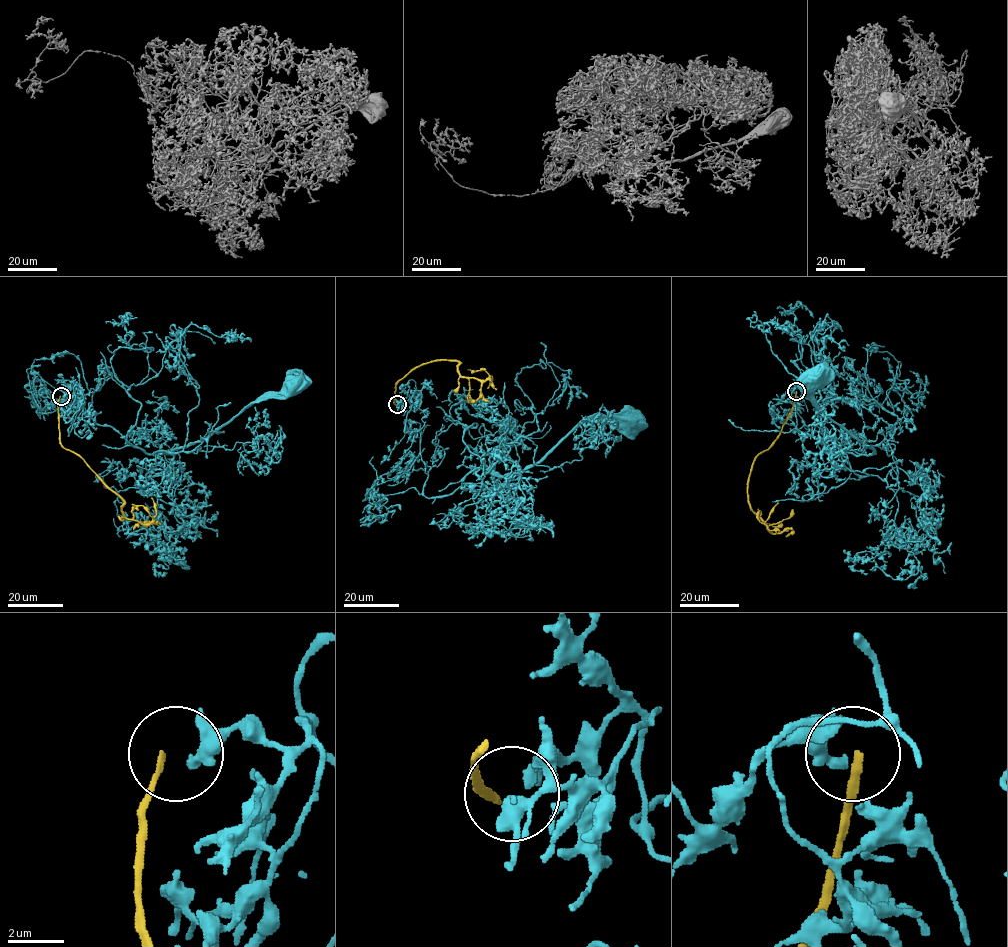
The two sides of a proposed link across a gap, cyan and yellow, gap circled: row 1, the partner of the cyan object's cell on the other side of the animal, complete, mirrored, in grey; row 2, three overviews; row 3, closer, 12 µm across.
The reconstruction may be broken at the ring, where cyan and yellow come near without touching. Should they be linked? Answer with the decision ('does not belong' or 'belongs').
does not belong

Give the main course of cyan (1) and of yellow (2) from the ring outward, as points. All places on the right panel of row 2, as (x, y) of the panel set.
1: (795, 392), (808, 430), (834, 395), (894, 414), (873, 452), (815, 402), (812, 375)
2: (797, 392), (792, 410), (780, 434), (756, 458), (747, 486), (750, 509), (769, 531), (758, 518), (758, 509)

